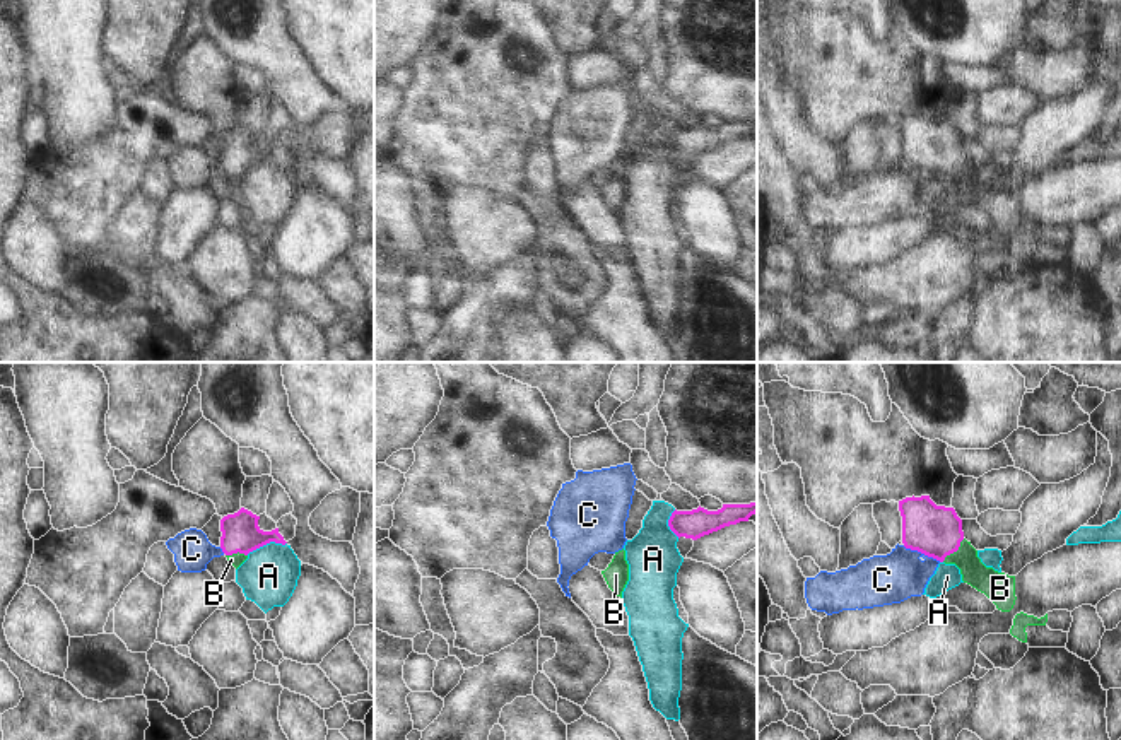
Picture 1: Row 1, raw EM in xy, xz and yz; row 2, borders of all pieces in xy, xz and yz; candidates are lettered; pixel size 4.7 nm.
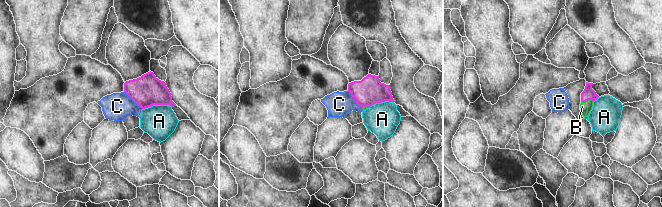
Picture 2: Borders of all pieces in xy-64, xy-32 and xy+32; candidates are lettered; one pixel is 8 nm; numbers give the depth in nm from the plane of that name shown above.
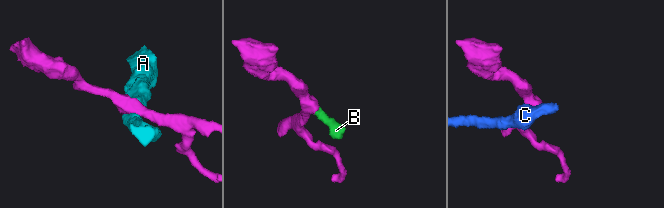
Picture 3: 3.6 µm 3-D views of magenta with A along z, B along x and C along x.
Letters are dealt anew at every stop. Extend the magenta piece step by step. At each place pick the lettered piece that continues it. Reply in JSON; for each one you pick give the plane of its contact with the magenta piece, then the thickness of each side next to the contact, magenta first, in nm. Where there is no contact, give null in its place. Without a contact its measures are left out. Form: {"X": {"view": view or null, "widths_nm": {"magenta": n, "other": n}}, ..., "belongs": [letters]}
{"B": {"view": "yz", "widths_nm": {"magenta": 240, "other": 130}}, "belongs": ["B"]}

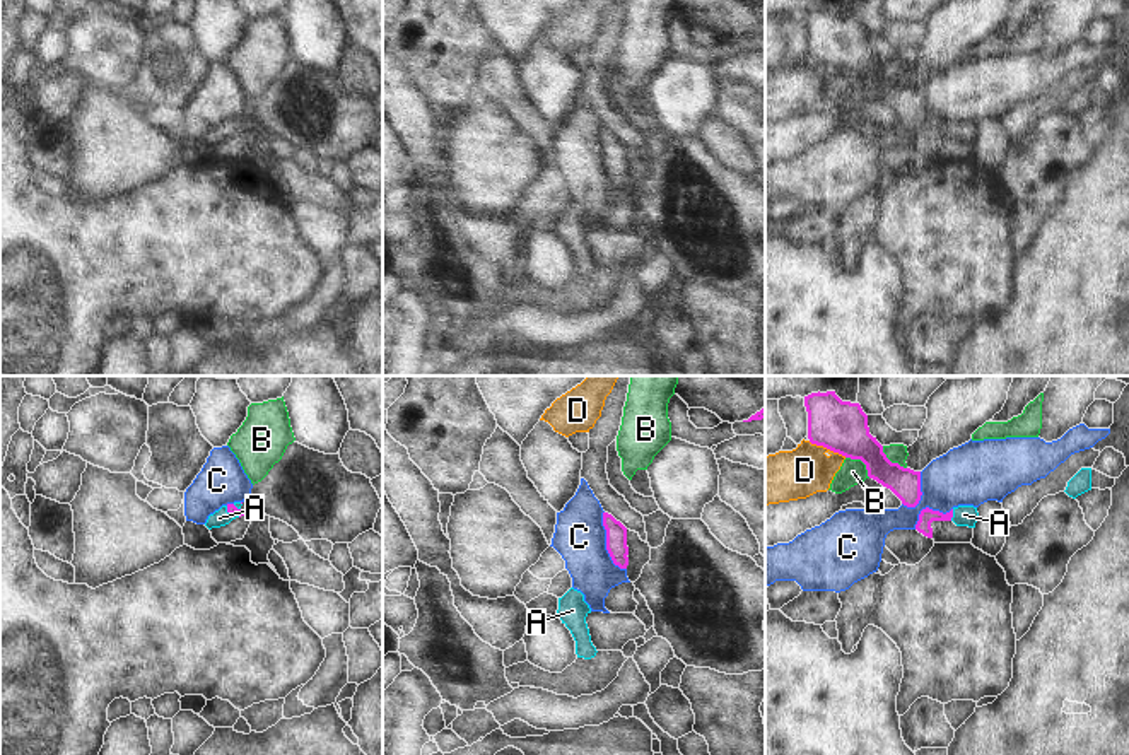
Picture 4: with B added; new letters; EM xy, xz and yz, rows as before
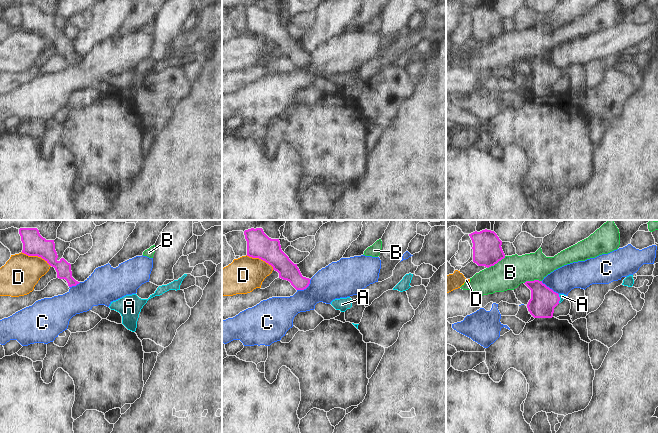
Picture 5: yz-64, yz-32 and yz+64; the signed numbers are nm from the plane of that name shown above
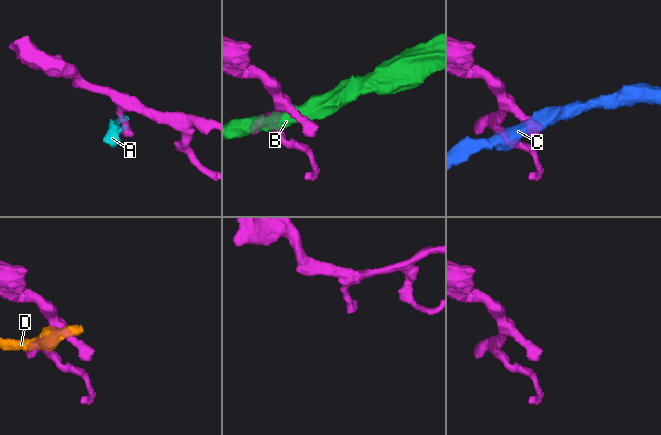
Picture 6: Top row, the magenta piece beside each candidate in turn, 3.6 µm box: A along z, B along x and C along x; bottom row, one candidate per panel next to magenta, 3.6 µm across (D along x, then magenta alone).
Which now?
{"A": {"view": "yz", "widths_nm": {"magenta": 70, "other": 100}}, "belongs": ["A"]}

